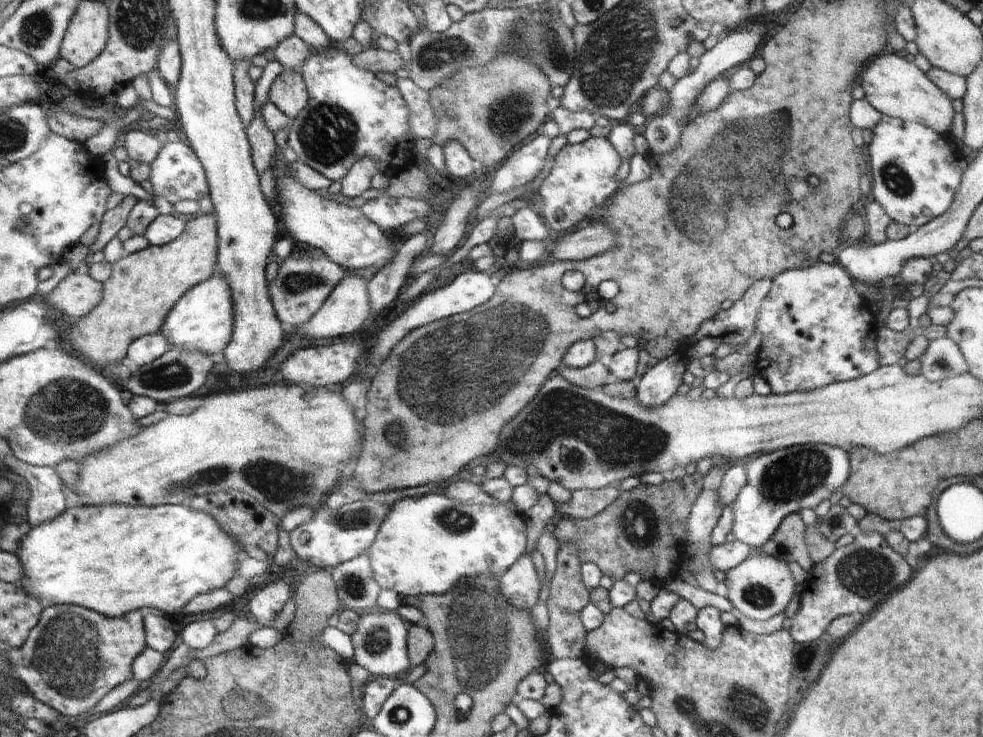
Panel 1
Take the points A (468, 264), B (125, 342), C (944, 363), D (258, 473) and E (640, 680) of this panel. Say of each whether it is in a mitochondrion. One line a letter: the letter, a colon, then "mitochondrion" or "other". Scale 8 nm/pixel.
A: other
B: other
C: mitochondrion
D: mitochondrion
E: other

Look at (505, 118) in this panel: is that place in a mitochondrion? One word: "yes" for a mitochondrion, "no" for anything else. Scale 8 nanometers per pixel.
yes

